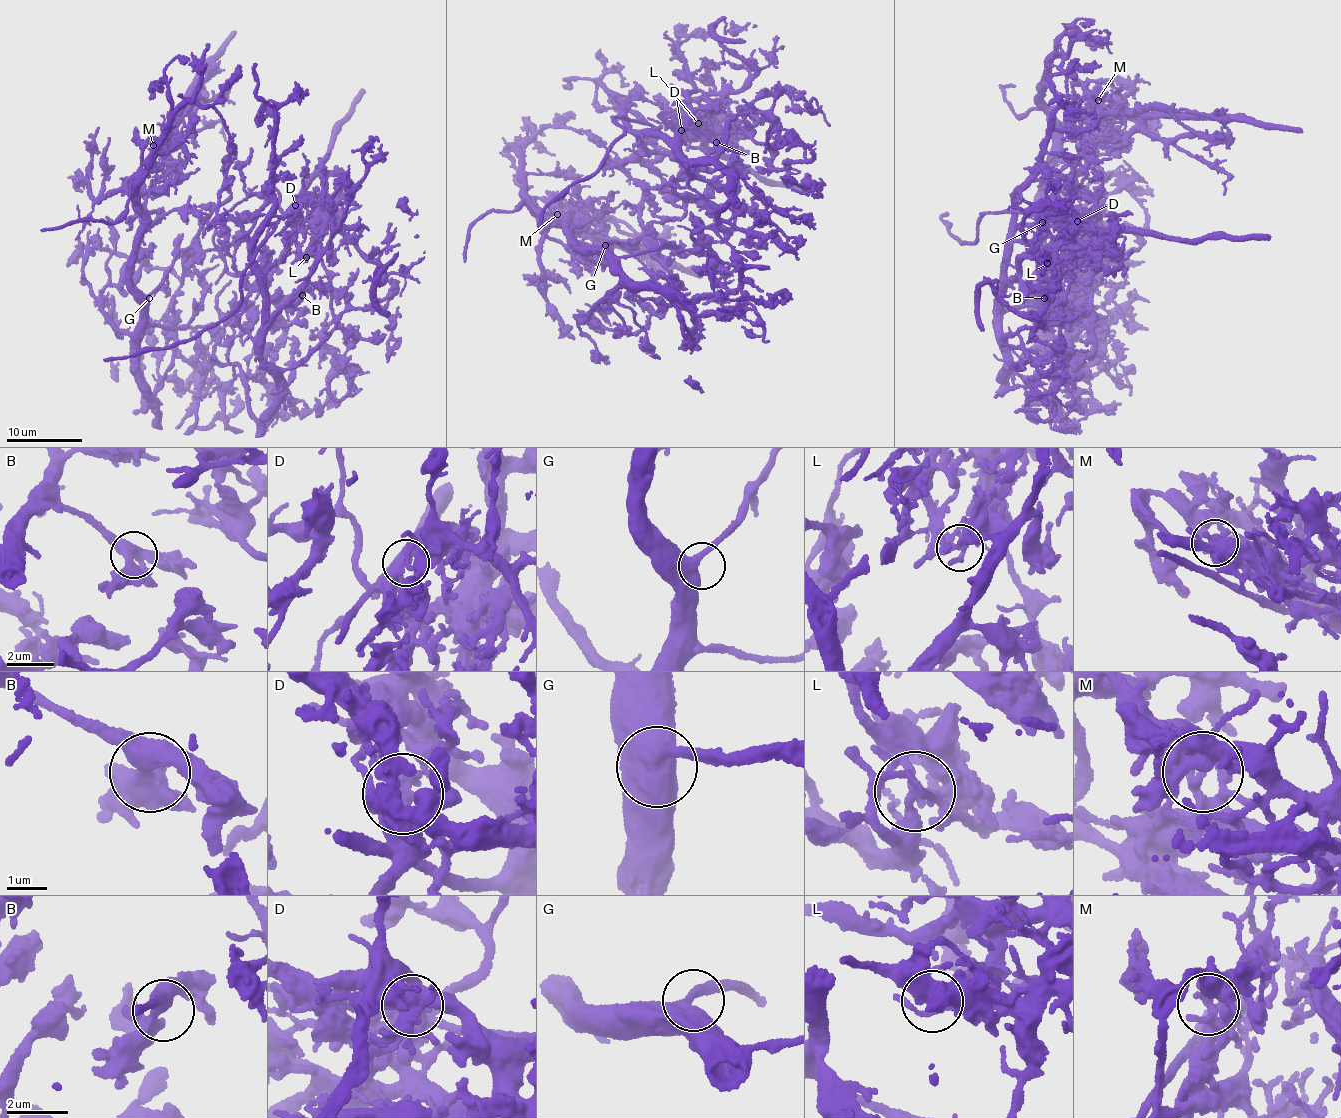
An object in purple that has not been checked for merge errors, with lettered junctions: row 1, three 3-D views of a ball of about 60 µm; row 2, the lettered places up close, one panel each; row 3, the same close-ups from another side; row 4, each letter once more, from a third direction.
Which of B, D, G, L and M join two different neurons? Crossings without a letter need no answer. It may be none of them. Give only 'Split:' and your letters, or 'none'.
Split: D, L, M

